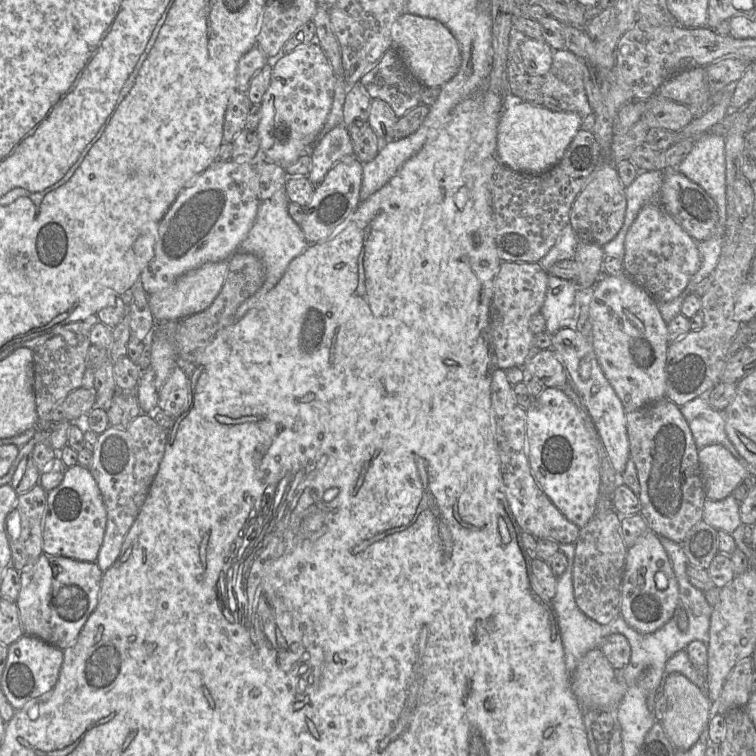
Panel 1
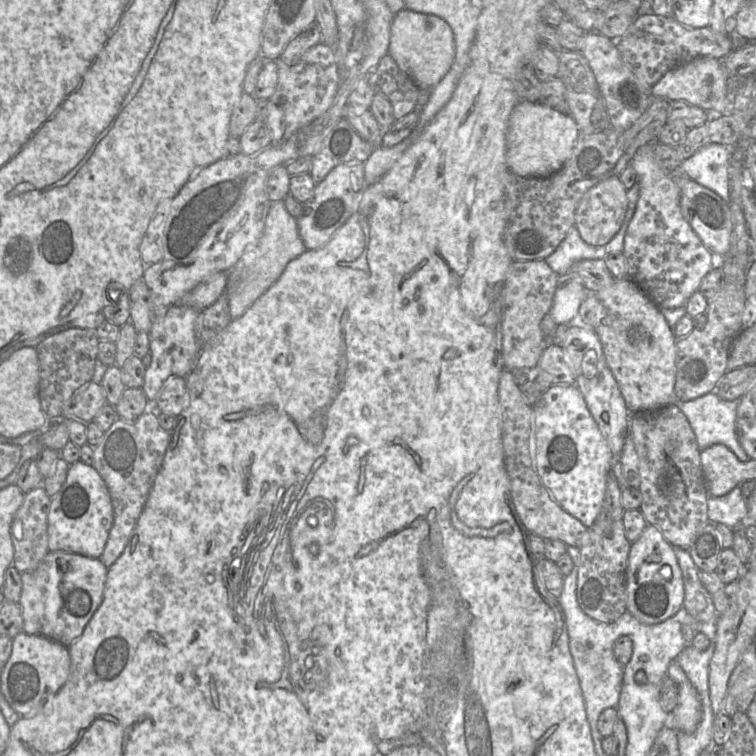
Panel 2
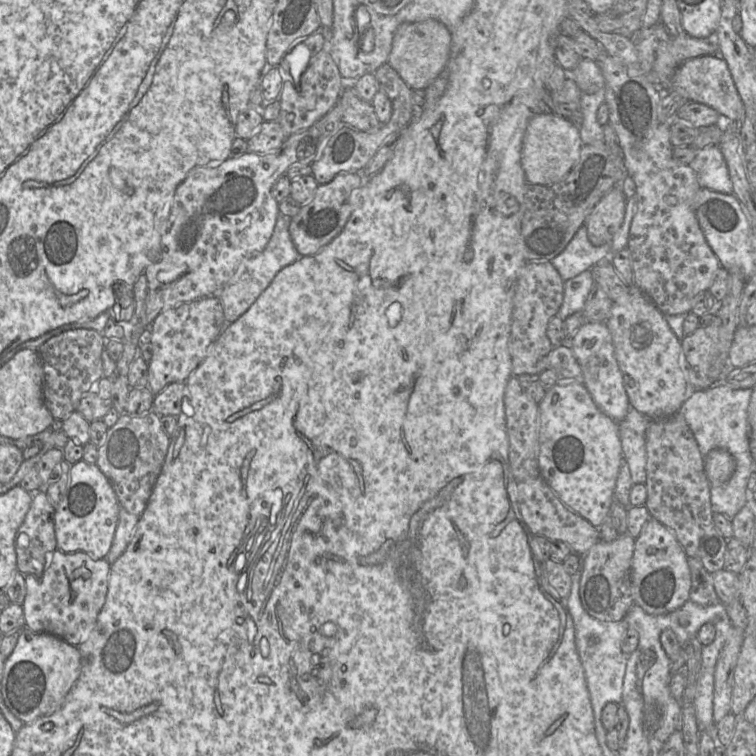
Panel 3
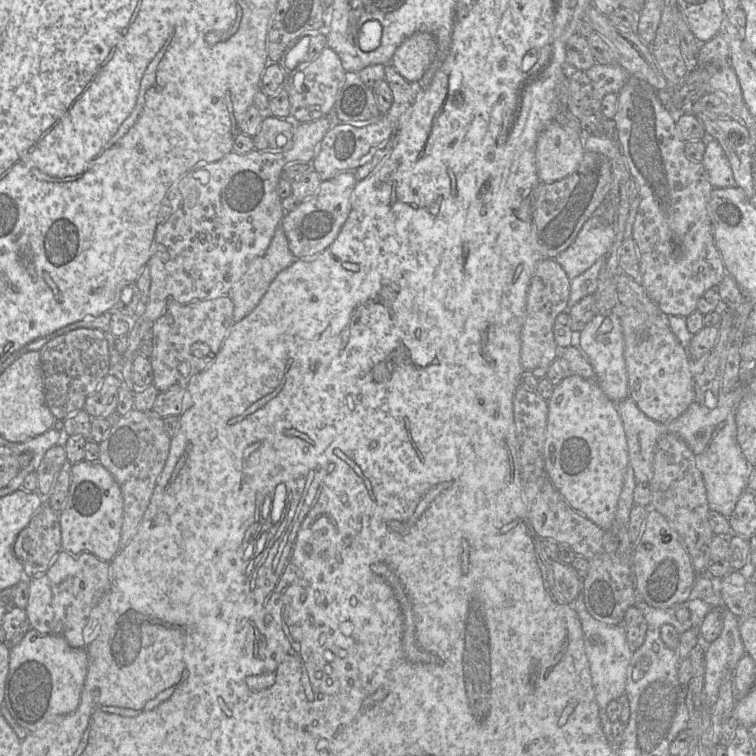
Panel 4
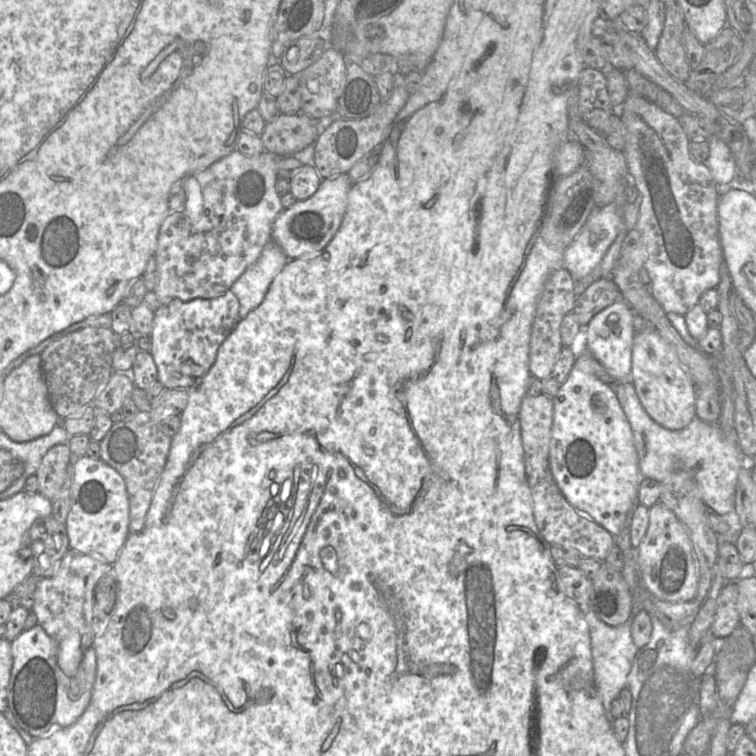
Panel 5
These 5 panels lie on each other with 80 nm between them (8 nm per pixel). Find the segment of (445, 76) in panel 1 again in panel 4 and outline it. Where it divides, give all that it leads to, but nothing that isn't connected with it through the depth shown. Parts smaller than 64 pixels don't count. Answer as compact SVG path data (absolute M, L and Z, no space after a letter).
M418 32L404 40L393 54L391 63L397 72L408 82L420 81L426 71L439 60L439 64L447 49L437 57L435 38L427 32Z

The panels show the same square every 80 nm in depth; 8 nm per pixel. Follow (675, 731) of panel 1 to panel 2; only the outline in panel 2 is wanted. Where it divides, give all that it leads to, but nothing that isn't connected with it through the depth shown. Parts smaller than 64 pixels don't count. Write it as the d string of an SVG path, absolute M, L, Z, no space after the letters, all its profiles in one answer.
M677 661L670 662L667 677L678 685L678 701L668 713L666 727L677 732L692 733L702 717L702 705L698 693Z

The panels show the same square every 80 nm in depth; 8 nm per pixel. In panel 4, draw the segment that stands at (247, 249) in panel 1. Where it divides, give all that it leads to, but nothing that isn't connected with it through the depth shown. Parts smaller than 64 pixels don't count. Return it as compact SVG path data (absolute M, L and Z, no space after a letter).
M280 224L265 254L250 262L246 271L227 293L234 304L234 323L241 321L256 308L277 275L295 260Z

